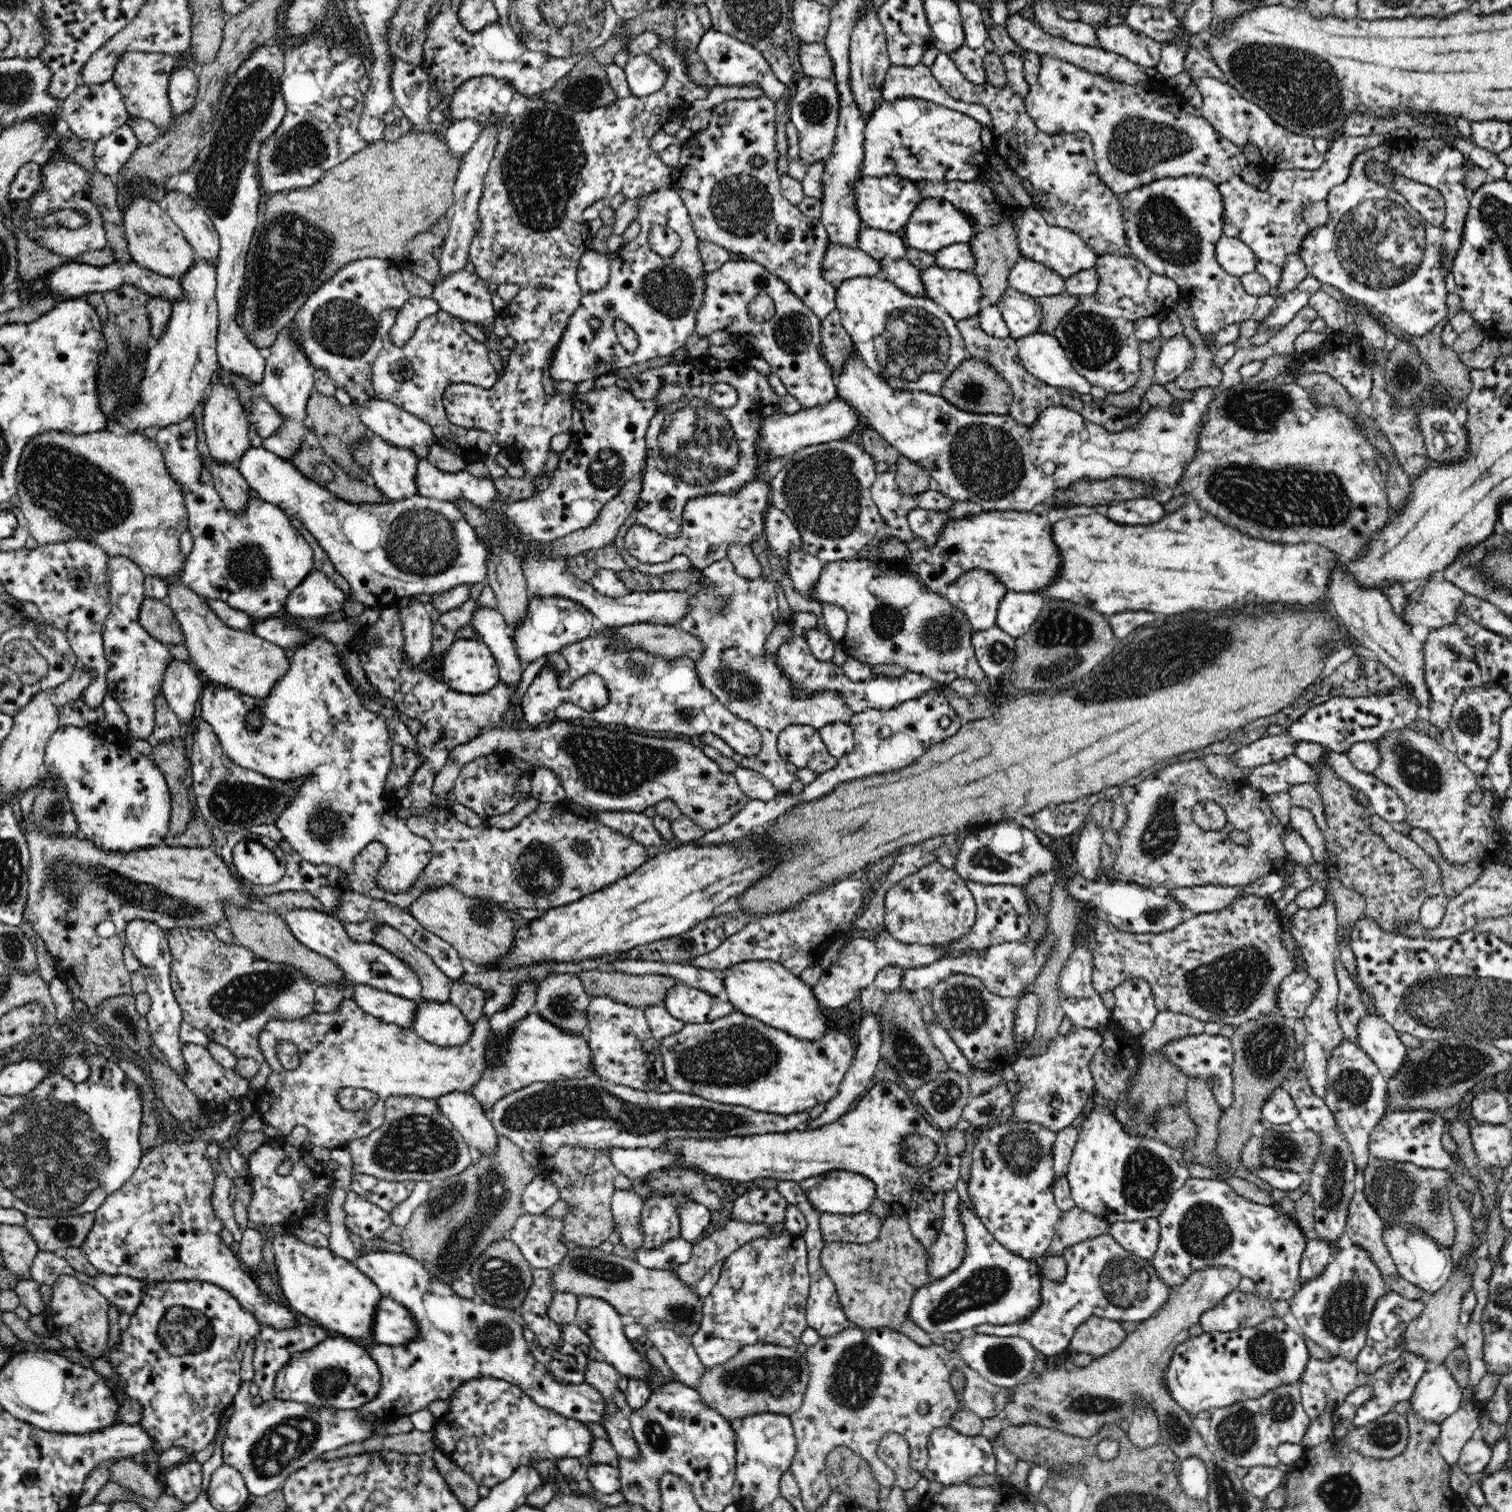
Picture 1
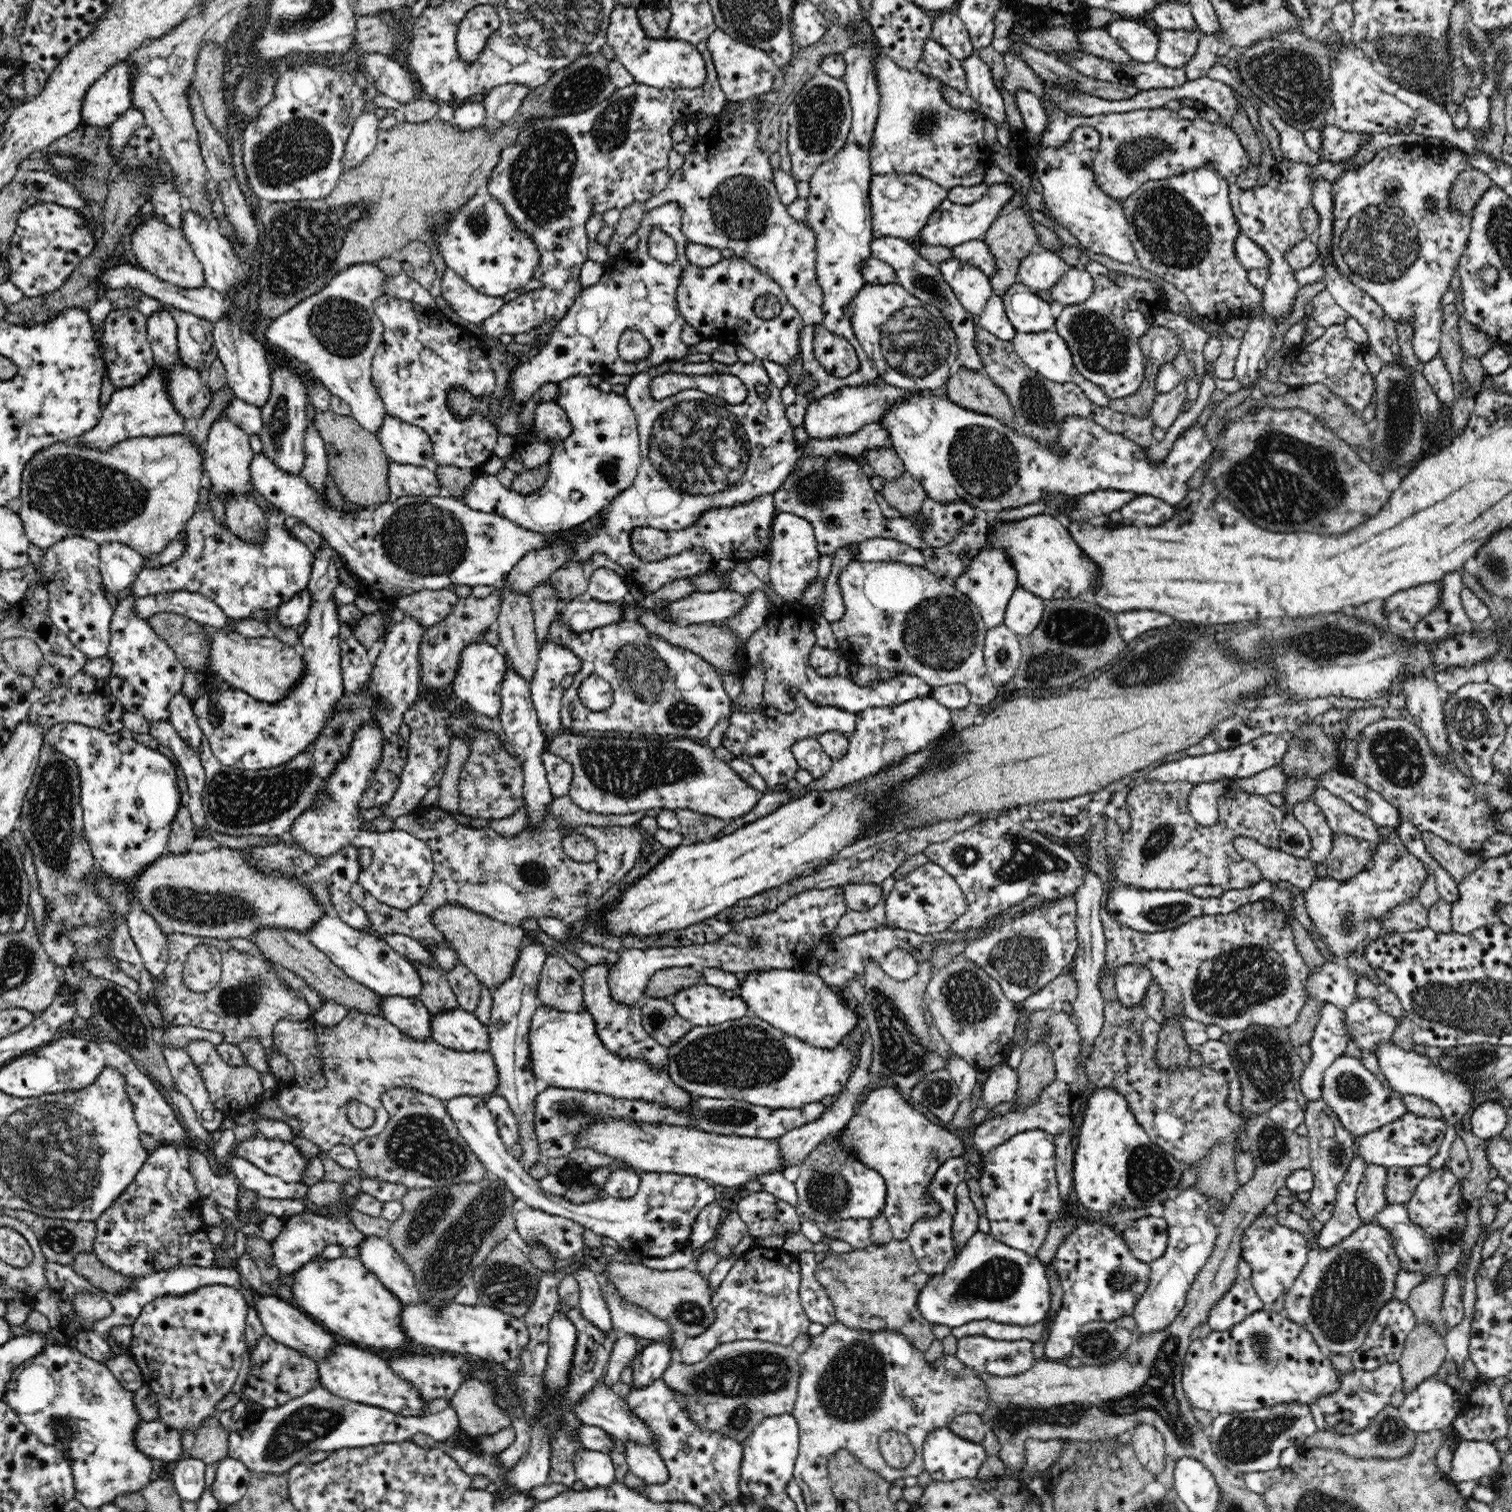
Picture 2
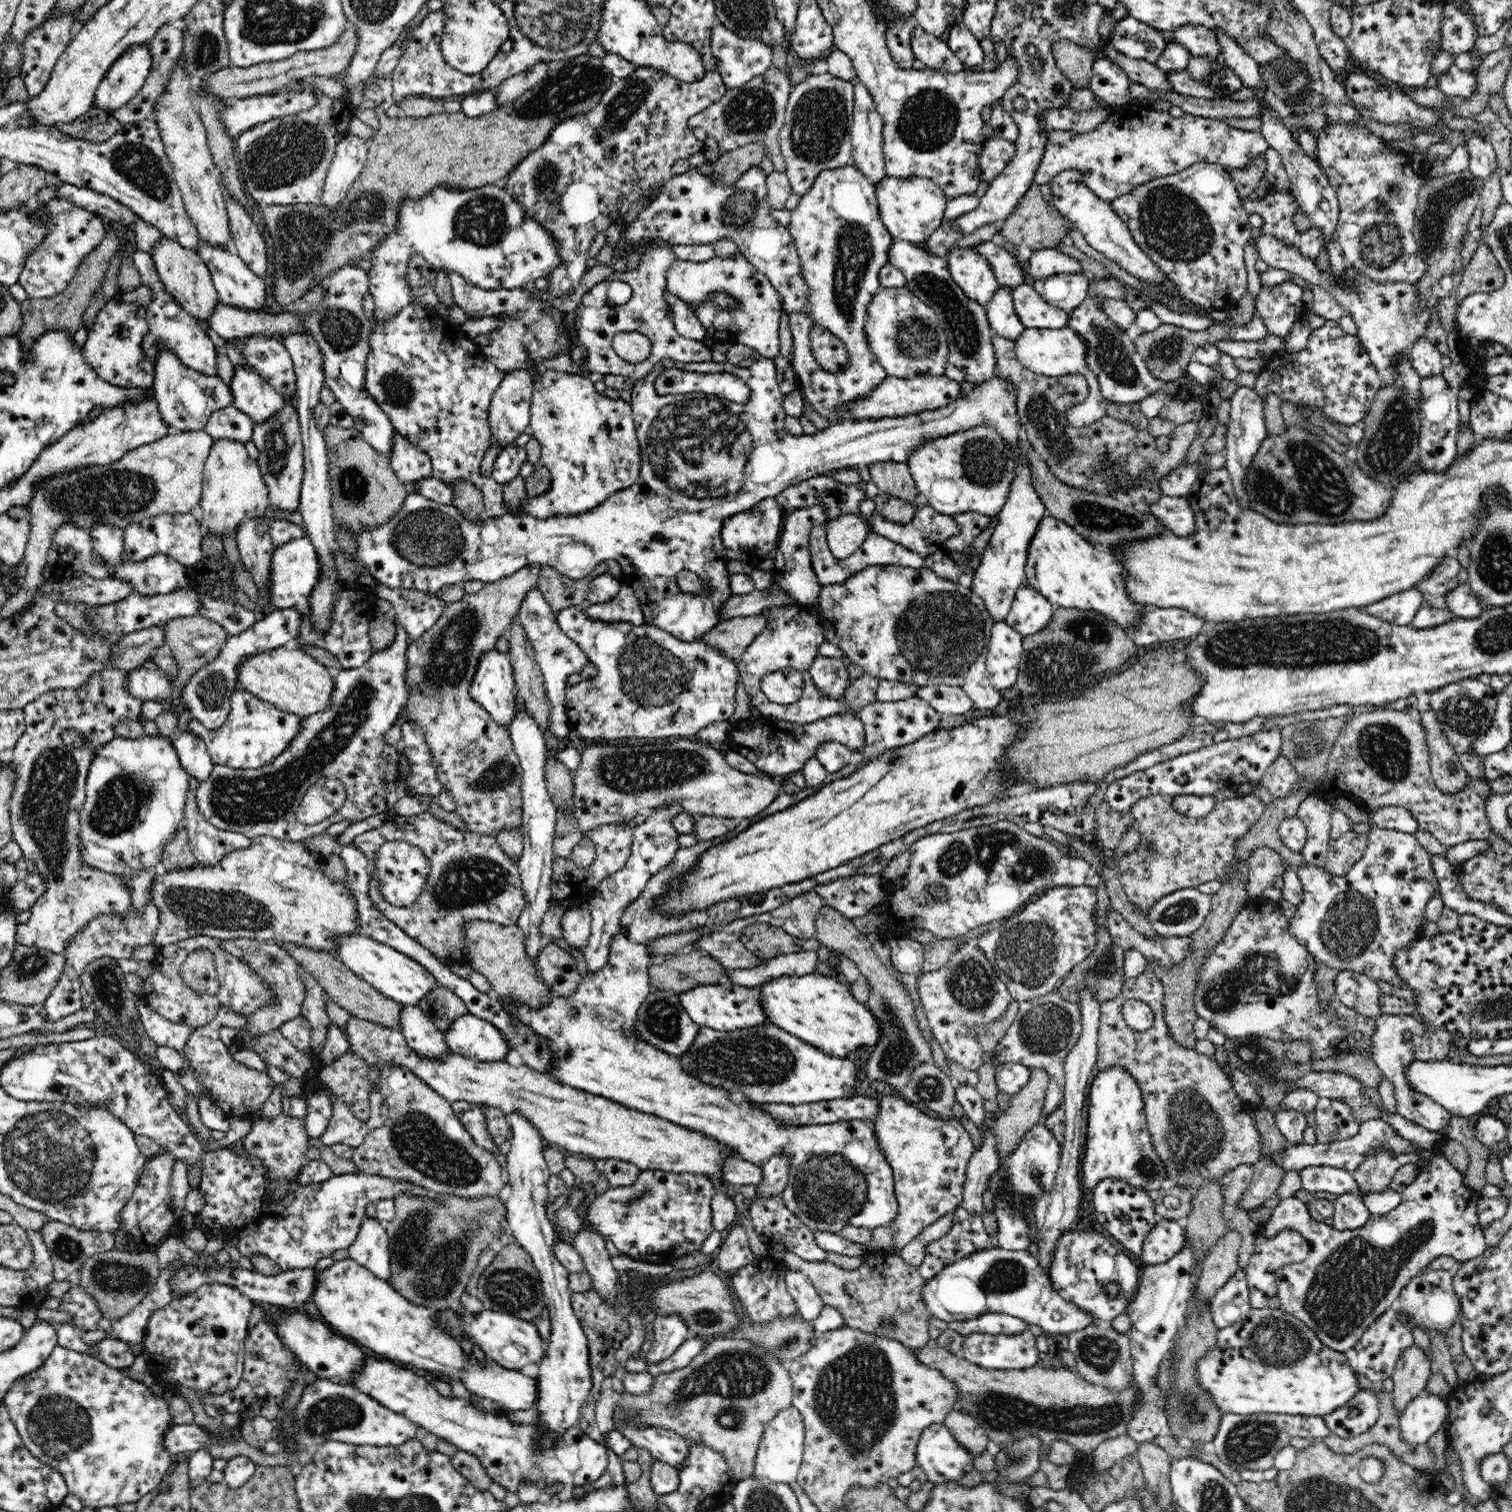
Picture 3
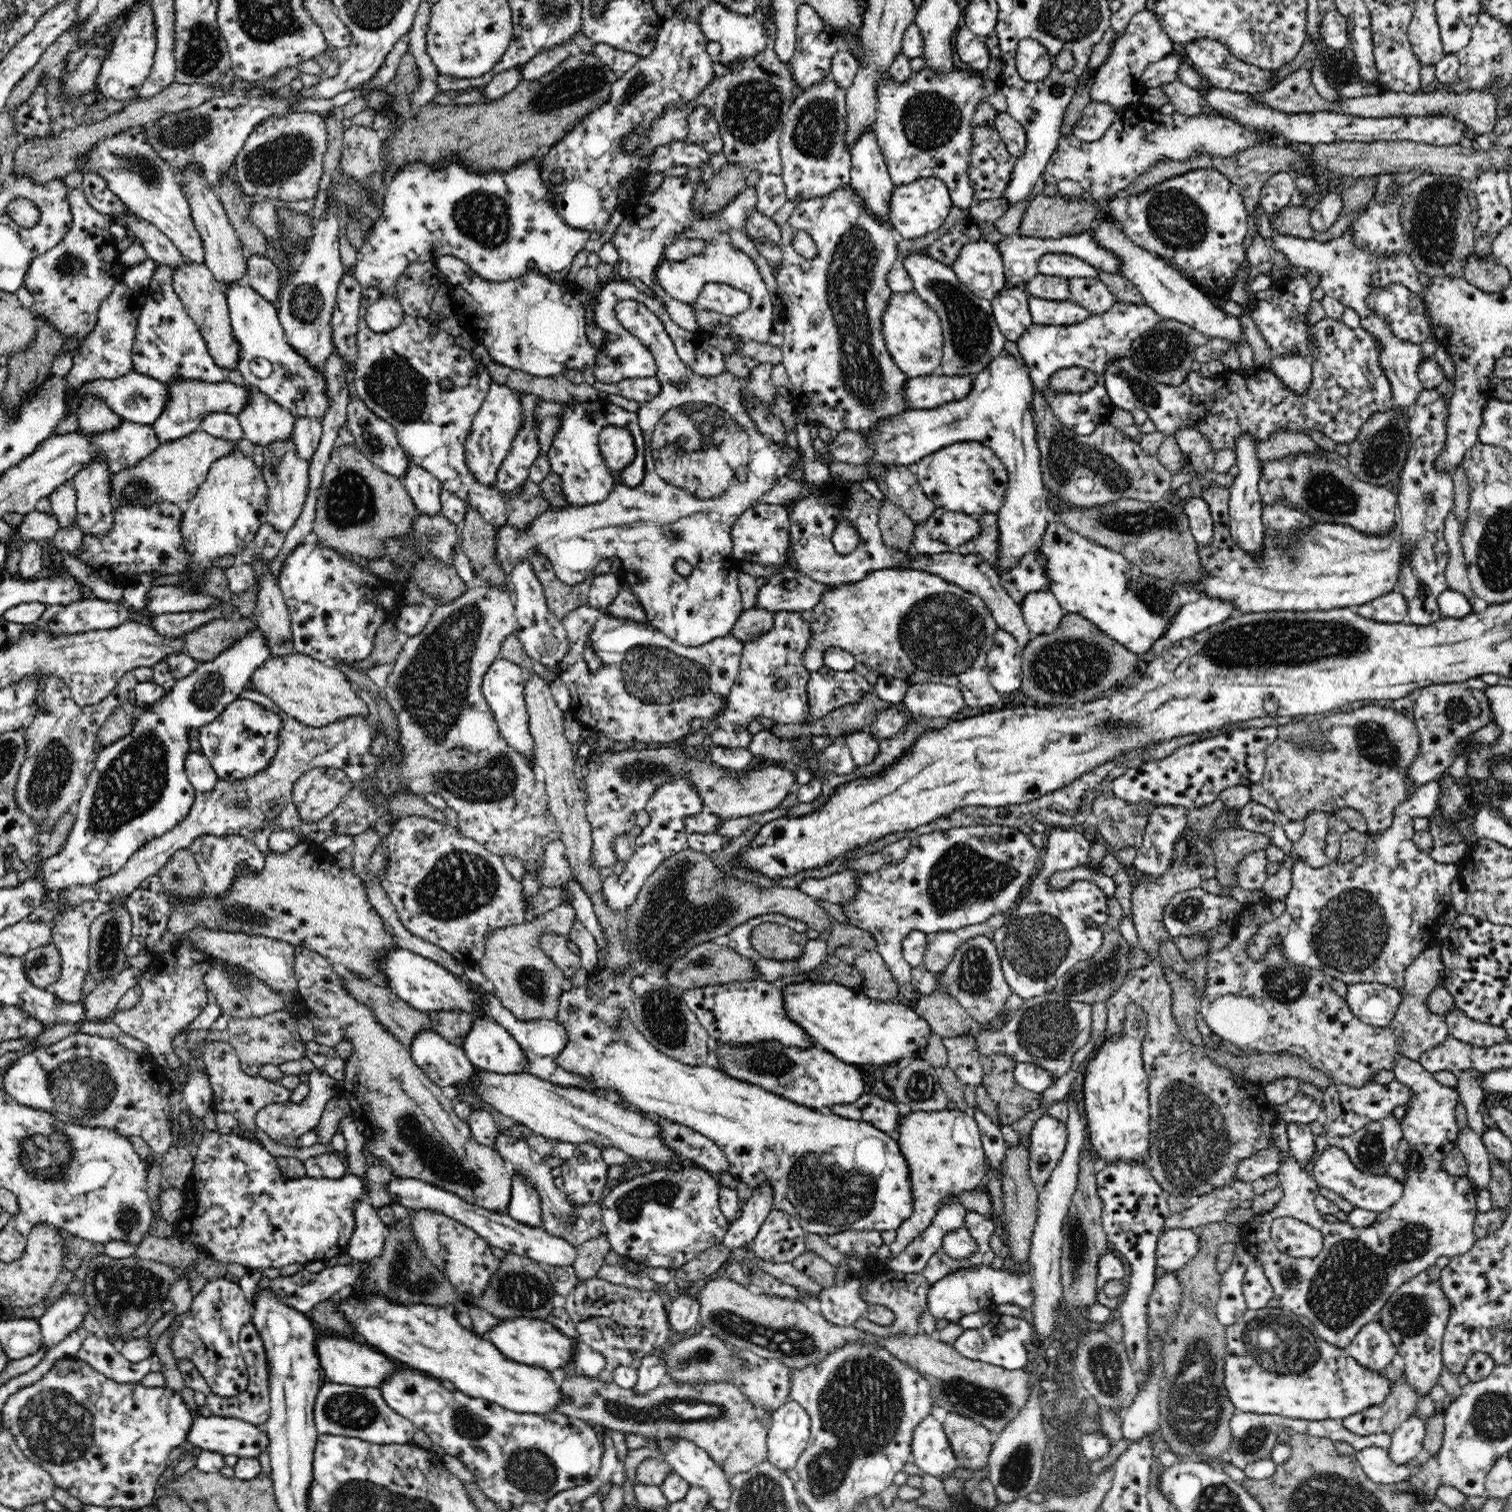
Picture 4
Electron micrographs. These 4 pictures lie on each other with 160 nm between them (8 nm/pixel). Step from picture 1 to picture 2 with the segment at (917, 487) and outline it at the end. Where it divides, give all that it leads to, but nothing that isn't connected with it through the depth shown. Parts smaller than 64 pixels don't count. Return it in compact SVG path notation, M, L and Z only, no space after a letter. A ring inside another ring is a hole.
M907 471L900 478L886 482L881 494L888 504L896 508L904 517L916 514L927 497L924 487Z

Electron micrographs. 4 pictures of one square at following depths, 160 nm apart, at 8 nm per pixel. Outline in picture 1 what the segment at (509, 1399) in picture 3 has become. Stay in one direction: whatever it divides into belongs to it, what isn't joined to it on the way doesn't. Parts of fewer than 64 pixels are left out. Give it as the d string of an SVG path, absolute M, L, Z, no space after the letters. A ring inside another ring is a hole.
M288 1232L273 1237L272 1252L278 1270L278 1284L296 1314L318 1322L331 1335L348 1340L375 1337L382 1293L354 1261L336 1256L328 1246L308 1245Z

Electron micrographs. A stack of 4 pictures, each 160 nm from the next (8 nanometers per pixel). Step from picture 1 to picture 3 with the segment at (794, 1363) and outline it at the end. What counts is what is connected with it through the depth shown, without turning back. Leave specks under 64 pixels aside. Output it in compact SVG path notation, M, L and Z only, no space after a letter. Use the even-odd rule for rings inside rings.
M719 1338L709 1341L705 1348L685 1368L660 1374L655 1378L650 1394L634 1396L628 1392L615 1392L612 1422L618 1431L618 1425L632 1421L636 1425L656 1426L679 1433L684 1439L704 1445L720 1453L728 1463L732 1475L744 1480L753 1474L755 1458L760 1440L764 1436L765 1426L780 1410L792 1406L792 1382L787 1366L766 1348L753 1344L750 1340Z

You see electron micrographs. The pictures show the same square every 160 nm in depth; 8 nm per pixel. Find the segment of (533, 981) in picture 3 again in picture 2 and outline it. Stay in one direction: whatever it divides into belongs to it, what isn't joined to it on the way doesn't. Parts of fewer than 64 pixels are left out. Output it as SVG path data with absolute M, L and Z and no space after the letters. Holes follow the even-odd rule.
M448 903L440 906L431 914L431 921L435 927L445 936L448 944L459 955L461 964L472 971L477 979L488 987L493 993L498 985L501 985L511 974L516 962L519 959L520 942L524 935L524 930L520 925L509 925L490 918L482 913L477 913L460 905L460 903Z

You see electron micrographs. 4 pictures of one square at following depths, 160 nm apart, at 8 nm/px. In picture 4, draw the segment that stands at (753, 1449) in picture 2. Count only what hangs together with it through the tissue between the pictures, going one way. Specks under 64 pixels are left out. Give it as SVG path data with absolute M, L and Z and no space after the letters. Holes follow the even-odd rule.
M788 1400L771 1413L766 1445L767 1461L782 1472L796 1466L811 1432L809 1414L795 1400Z

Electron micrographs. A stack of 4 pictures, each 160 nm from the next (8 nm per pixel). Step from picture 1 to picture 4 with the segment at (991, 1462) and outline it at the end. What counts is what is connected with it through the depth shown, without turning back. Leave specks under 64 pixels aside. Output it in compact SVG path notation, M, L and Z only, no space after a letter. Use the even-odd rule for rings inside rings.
M928 1414L915 1429L910 1460L926 1474L944 1478L956 1470L960 1463L952 1451L943 1425Z

